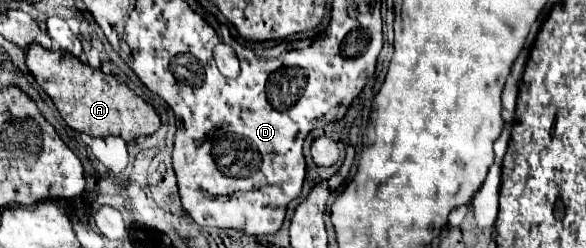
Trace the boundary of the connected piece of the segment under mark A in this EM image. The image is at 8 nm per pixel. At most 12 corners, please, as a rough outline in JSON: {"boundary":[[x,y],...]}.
{"boundary":[[66,51],[26,65],[74,131],[132,141],[160,129],[128,85]]}

